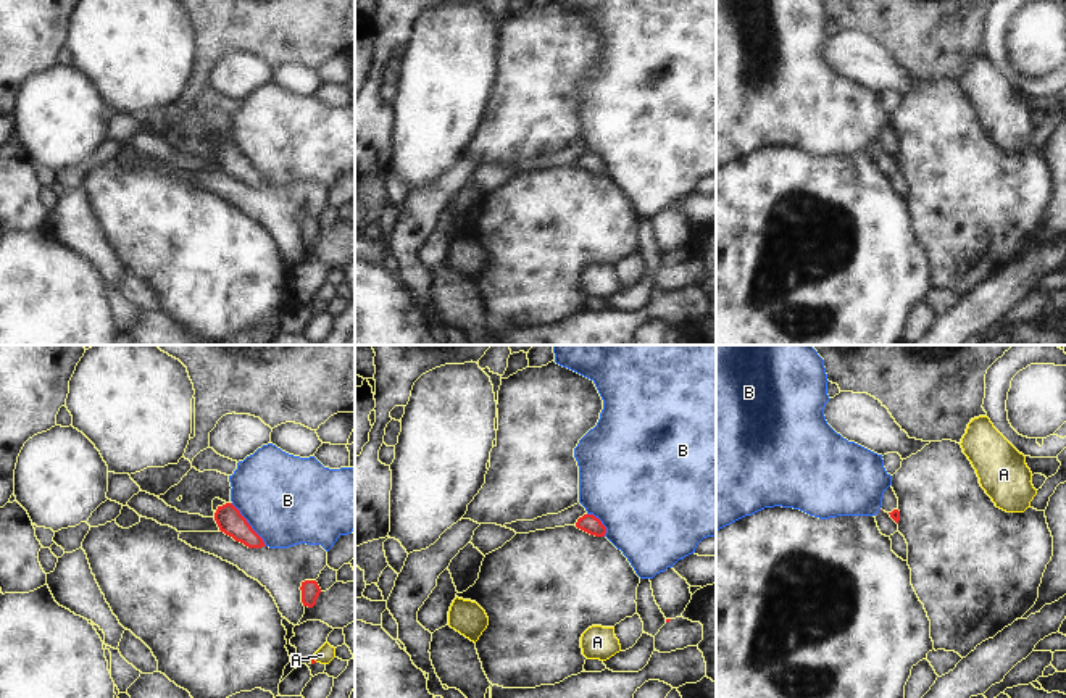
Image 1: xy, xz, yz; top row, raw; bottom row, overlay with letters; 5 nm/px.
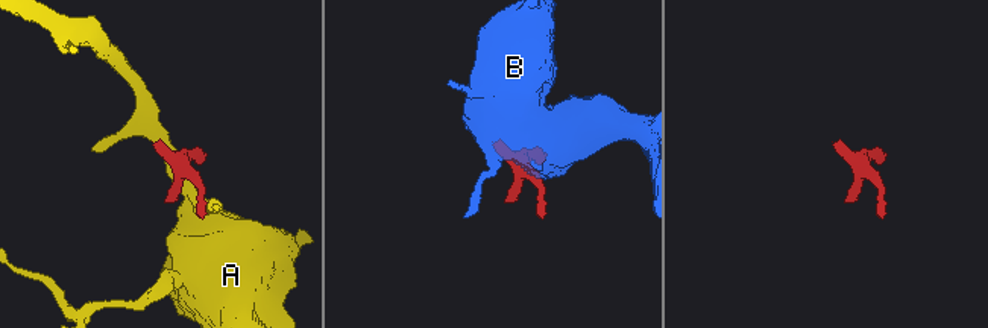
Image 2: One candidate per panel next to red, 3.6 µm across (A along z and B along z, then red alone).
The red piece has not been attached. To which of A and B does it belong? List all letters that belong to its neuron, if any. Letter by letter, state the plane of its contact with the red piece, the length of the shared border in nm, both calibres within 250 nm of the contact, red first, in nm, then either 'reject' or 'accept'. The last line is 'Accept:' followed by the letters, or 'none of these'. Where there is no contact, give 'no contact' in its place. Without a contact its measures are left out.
A: no contact; reject
B: meets red in xy; contact 280 nm long; 130 nm thick on the red side, 440 nm on the other; reject
Accept: none of these

